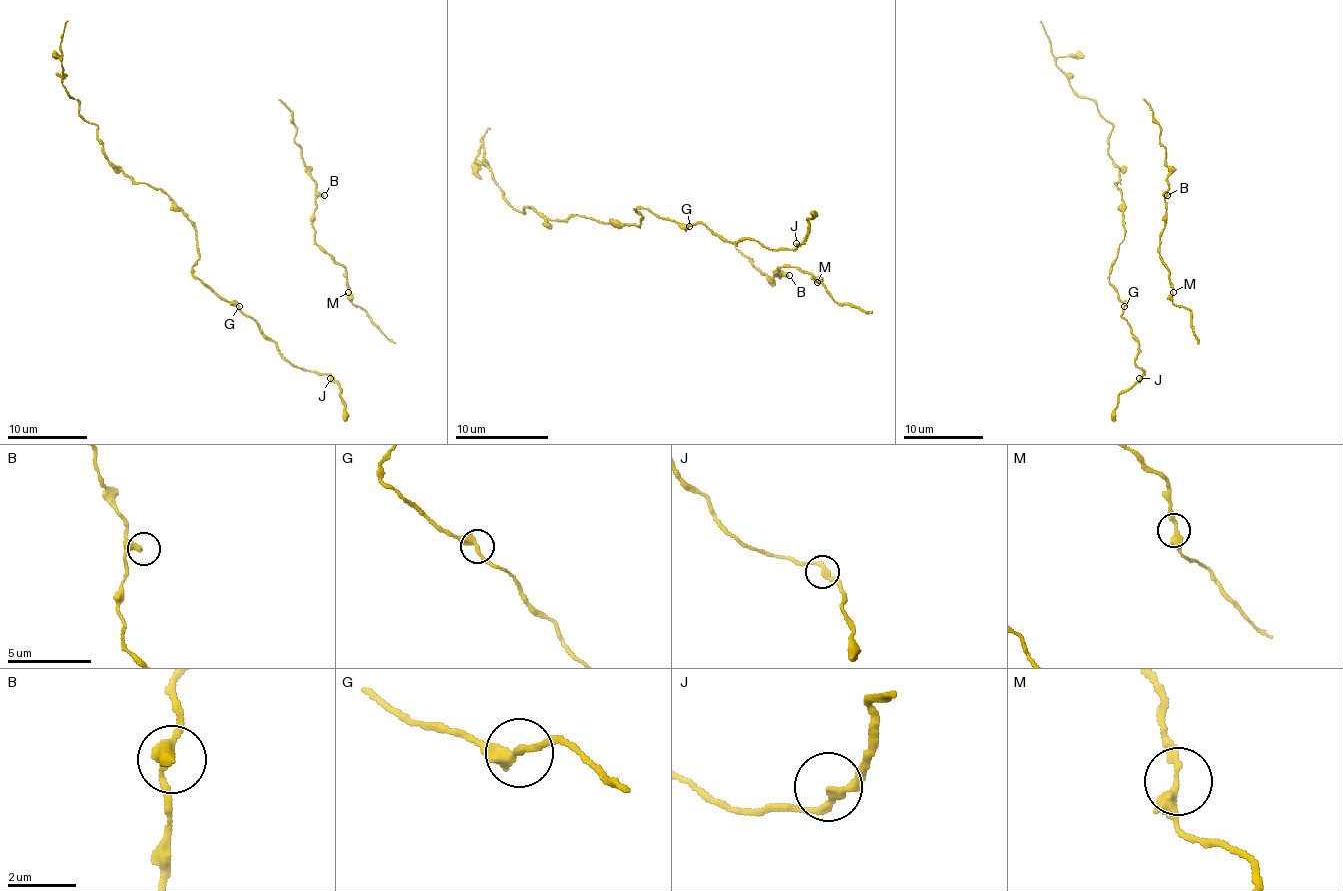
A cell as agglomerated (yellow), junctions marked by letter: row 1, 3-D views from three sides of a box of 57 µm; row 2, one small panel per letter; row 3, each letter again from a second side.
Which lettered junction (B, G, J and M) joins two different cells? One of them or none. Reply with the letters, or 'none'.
none

